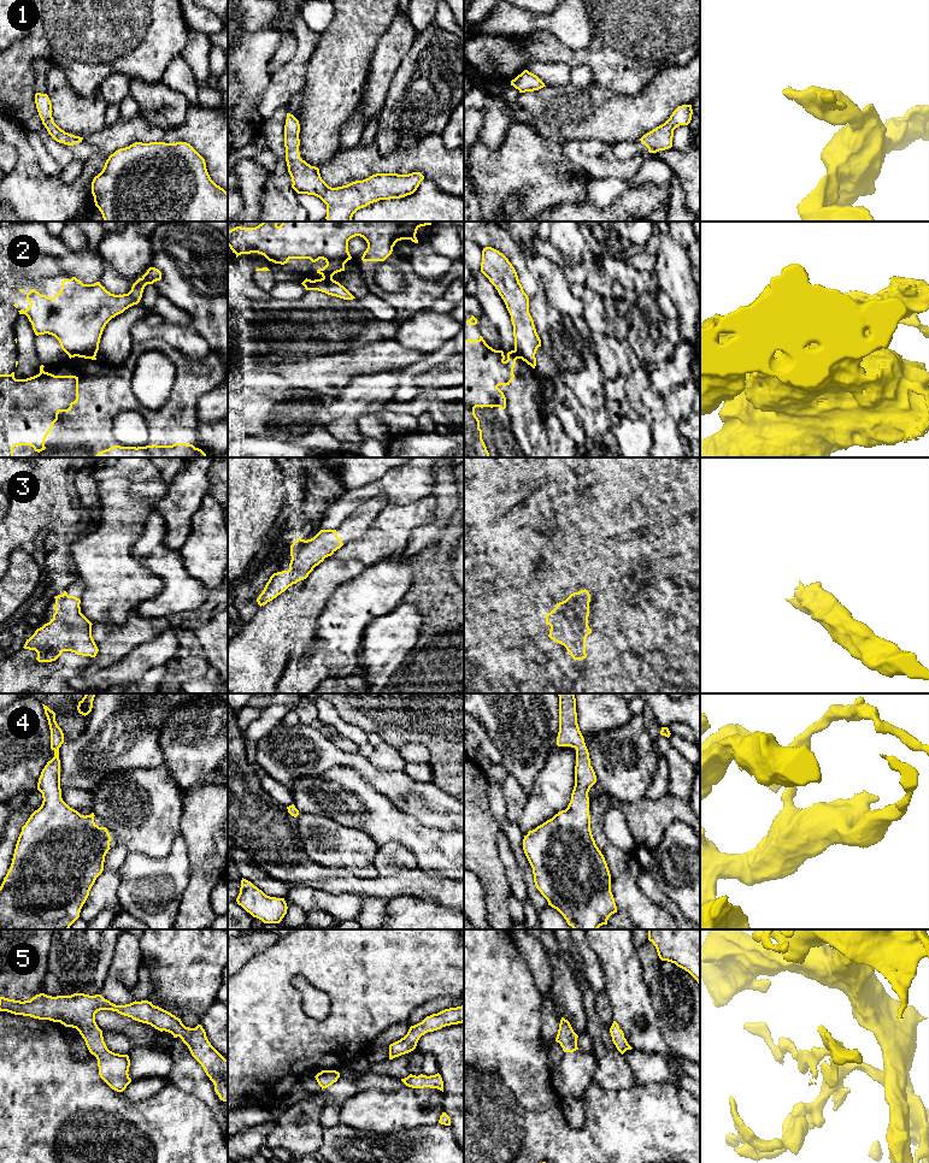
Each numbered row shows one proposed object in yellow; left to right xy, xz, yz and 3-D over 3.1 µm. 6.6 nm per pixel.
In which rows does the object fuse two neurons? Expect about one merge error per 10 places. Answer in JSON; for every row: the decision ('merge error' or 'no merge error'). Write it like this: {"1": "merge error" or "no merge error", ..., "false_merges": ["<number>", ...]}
{"1": "no merge error", "2": "merge error", "3": "no merge error", "4": "no merge error", "5": "no merge error", "false_merges": ["2"]}

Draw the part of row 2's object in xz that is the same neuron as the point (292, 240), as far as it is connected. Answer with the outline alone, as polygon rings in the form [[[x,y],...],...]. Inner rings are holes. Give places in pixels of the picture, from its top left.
[[[263,222],[255,228],[236,226],[228,230],[228,246],[236,254],[258,253],[269,261],[284,265],[289,259],[310,259],[312,262],[323,259],[327,265],[318,268],[323,278],[333,279],[337,272],[345,271],[345,264],[352,259],[348,252],[348,241],[355,236],[363,237],[368,248],[363,261],[384,261],[393,252],[398,241],[411,240],[418,243],[416,237],[421,226],[431,225],[431,222]]]

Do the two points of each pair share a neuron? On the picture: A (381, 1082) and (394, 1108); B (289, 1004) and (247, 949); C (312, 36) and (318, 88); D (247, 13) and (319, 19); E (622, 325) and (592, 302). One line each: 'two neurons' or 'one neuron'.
A: two neurons
B: two neurons
C: two neurons
D: two neurons
E: one neuron

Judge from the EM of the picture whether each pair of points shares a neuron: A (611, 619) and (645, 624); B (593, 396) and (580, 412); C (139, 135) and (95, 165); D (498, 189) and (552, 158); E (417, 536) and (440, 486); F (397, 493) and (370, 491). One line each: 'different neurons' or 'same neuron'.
A: same neuron
B: different neurons
C: same neuron
D: same neuron
E: same neuron
F: same neuron

